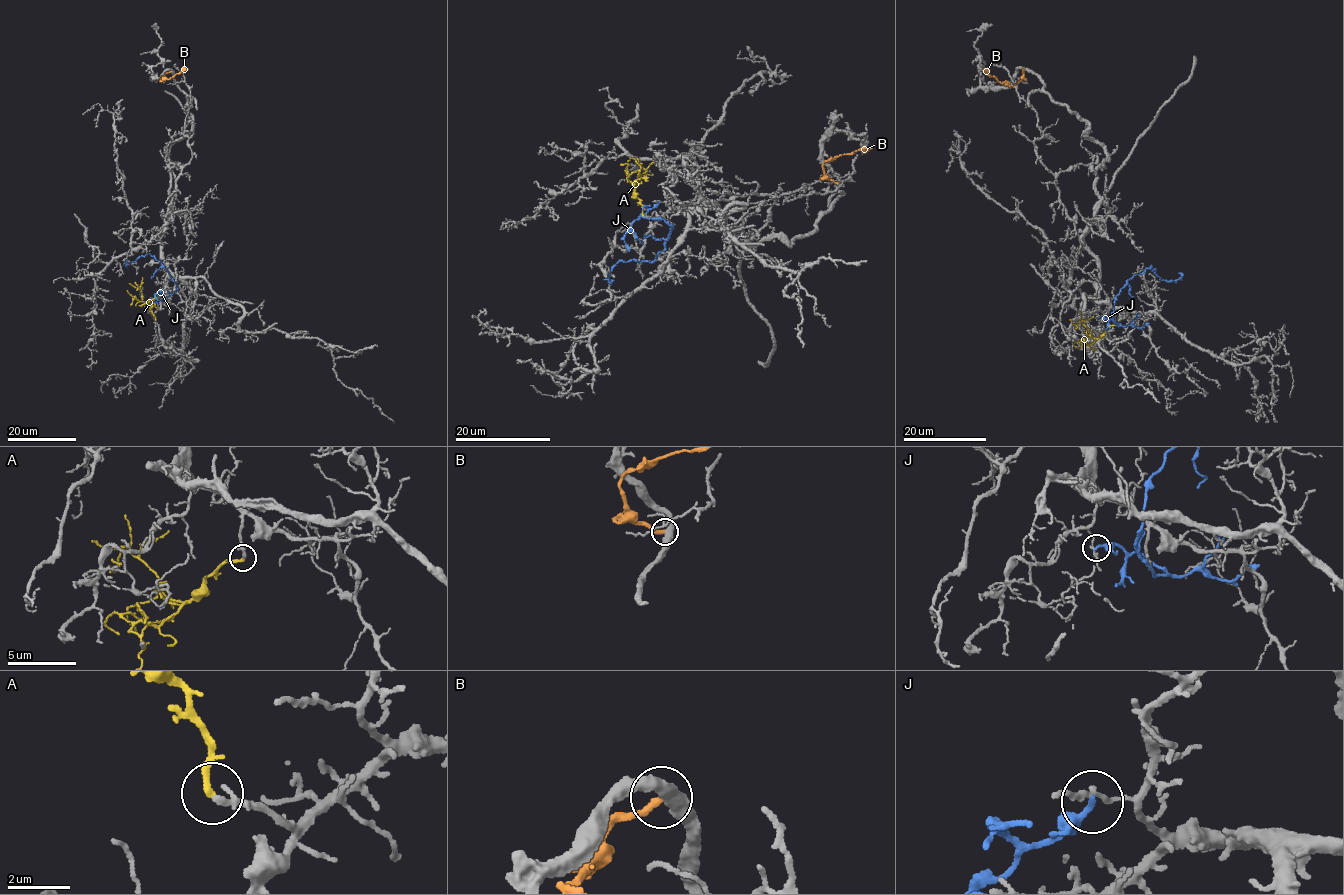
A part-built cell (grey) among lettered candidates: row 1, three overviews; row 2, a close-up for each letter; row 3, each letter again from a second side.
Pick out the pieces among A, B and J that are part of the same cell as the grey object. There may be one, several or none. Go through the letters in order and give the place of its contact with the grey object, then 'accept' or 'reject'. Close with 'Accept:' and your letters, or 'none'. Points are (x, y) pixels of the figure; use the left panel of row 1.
A: meets grey at (157, 298); accept
B: meets grey at (170, 71); reject
J: meets grey at (162, 290); reject
Accept: A

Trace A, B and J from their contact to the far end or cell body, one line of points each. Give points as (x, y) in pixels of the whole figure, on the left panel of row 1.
A: (158, 298), (144, 303), (141, 286), (138, 288), (129, 283)
B: (170, 70), (160, 81), (188, 69)
J: (163, 291), (157, 291), (155, 299), (169, 296), (177, 284), (160, 260), (149, 254), (126, 266), (128, 260)

